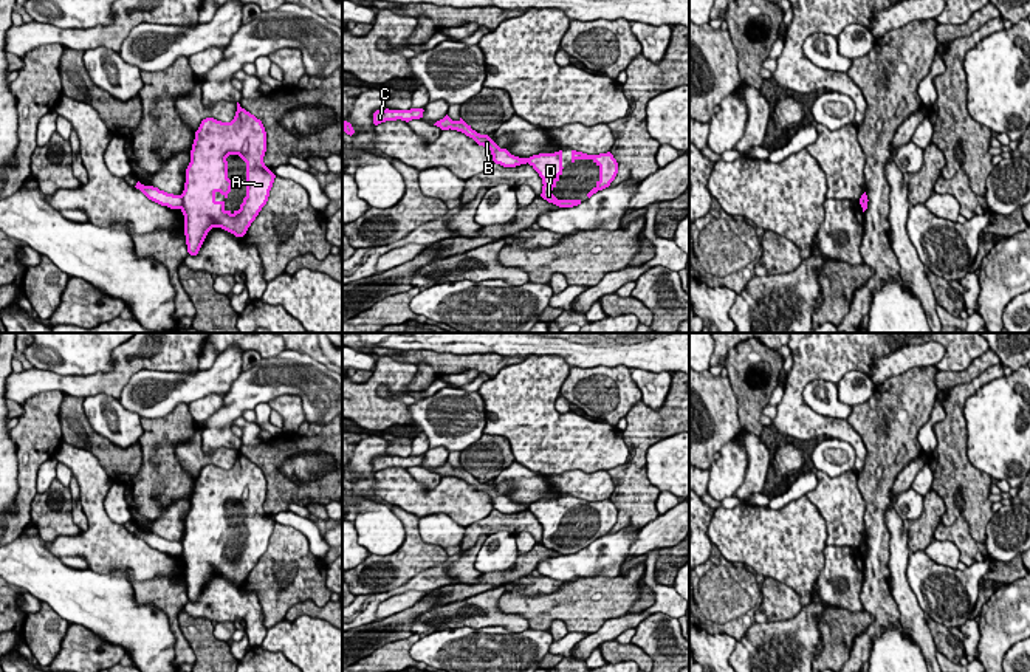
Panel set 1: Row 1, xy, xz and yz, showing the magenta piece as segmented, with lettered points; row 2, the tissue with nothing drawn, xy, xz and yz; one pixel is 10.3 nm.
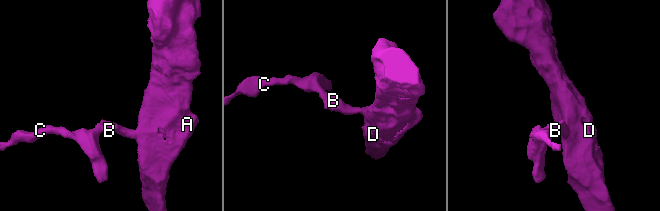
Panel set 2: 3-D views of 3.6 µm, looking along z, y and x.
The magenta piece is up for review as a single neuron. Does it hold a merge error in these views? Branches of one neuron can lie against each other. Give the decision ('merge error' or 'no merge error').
merge error

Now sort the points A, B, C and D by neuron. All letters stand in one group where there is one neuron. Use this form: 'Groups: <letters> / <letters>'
Groups: A D / B C

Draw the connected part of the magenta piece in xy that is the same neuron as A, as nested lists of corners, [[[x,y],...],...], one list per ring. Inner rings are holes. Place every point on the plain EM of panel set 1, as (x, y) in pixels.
[[[237,449],[237,458],[231,469],[221,469],[214,465],[201,468],[195,478],[195,486],[191,497],[191,509],[186,516],[186,530],[181,540],[184,562],[184,582],[187,599],[197,602],[208,579],[212,574],[221,574],[235,584],[243,584],[256,567],[262,554],[266,551],[270,537],[276,522],[265,513],[263,503],[266,499],[266,478],[260,466],[246,458]],[[229,502],[239,502],[246,509],[246,543],[239,557],[226,557],[225,548],[217,548],[215,540],[220,539],[225,545],[231,539],[234,530],[228,525]]]

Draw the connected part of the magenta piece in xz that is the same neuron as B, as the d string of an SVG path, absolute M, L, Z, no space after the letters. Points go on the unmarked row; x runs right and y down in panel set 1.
M448 461L437 468L434 472L440 474L441 477L457 477L465 480L466 483L472 485L479 492L488 494L493 502L493 508L503 514L516 514L520 511L527 511L528 505L519 505L511 502L506 495L500 495L488 482L480 482L471 475L462 465L458 468L452 468Z

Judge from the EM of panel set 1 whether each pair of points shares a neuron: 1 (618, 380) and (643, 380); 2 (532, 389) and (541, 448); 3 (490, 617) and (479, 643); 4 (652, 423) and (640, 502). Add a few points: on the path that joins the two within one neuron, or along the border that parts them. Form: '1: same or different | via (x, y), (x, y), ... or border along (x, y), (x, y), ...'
1: different | border along (629, 370), (629, 377), (640, 390), (642, 400)
2: same | via (532, 403), (532, 425), (538, 434)
3: different | border along (448, 627), (504, 626), (513, 632), (521, 632)
4: same | via (637, 443), (637, 482)

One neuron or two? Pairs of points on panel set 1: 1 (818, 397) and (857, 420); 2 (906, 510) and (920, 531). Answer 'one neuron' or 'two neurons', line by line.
1: two neurons
2: two neurons

